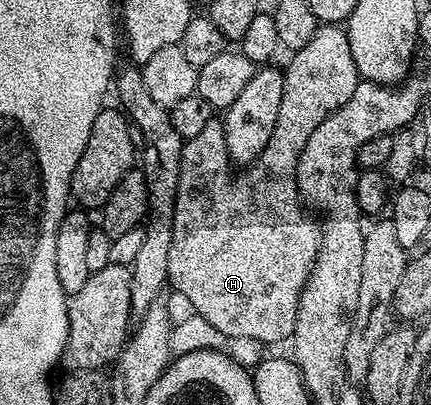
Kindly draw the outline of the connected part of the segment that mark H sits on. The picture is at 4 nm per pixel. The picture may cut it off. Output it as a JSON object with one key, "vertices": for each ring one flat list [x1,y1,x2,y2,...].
{"vertices":[[319,25,318,30,312,36,312,40,308,40,308,44,304,44,304,48,293,51,289,57,290,63,284,66,286,76,284,80,284,100,280,100,280,116,276,116,276,128,272,128,272,136,264,148,264,152,260,152,260,156,256,161,245,167,243,174,246,175,242,178,242,186,230,186,229,170,232,170,232,163,230,155,226,153,221,145,212,147,206,154,207,132,200,132,194,138,185,139,182,148,182,159,180,160,180,184,176,192,176,216,172,220,172,249,168,251,169,285,172,288,174,285,175,292,190,305,189,309,193,313,204,316,204,320,208,320,208,324,212,324,212,328,224,332,224,336,248,336,250,340,256,340,263,344,282,342,285,338,287,341,293,335,302,289,308,280,310,270,314,267,314,261,318,255,318,245,322,239,321,225,309,218,311,215,304,209,302,198,298,195,296,168,300,160,300,152,304,152,304,144,308,140,308,136,312,136,312,132,316,132,316,128,320,128,320,124,324,124,326,117,332,112,336,112,336,108,340,108,340,104,344,104,349,100,352,92,356,92,360,81,356,60,352,60,352,44,348,44,348,36,341,25]]}

